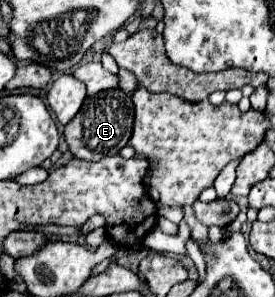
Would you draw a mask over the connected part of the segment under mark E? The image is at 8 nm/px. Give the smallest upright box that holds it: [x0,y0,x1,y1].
[63,87,133,161]

